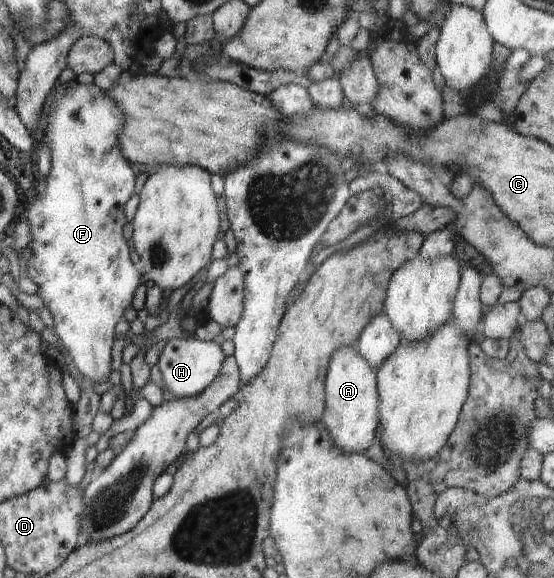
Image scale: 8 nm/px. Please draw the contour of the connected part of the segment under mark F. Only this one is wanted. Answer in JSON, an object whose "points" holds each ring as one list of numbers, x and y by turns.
{"points":[[77,83,71,88,65,88,65,84,55,89,55,94,51,96,51,105,47,116,47,125,44,130,45,142,51,148,51,172,47,178,47,186,42,194,38,194,37,198,30,202,25,215,22,218,27,219,30,232,33,239,29,242,28,247,32,250,31,256,26,263,28,277,31,278,34,284,37,284,37,296,43,300,45,307,49,309,53,318,53,330,61,340,64,347,64,352,68,356,68,361,73,366,73,369,80,375,89,378,92,382,105,382,109,379,111,374,111,347,114,340,117,338,115,334,115,326,121,320,125,311,132,307,133,298,137,287,143,282,140,266,137,264,134,251,131,243,123,237,123,226,125,214,123,214,123,206,129,200,131,194,134,193,135,178,137,175,133,172,133,166,128,160,123,158,121,150,119,150,118,138,119,134,123,132,123,110,105,94,105,91,95,83,81,84]]}

